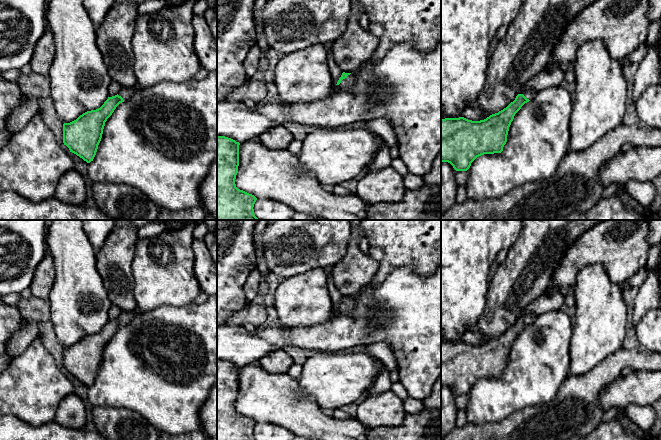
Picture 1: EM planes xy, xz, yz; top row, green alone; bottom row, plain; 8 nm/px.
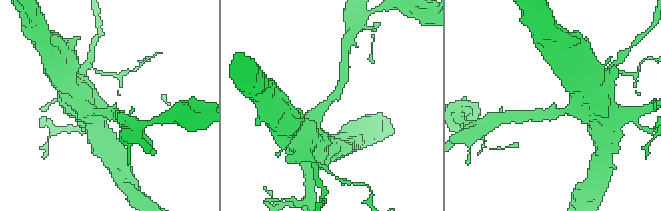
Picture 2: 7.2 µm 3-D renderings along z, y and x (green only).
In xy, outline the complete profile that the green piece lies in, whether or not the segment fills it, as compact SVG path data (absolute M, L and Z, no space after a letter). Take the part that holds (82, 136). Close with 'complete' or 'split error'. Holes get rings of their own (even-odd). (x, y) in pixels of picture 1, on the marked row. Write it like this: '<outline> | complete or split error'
M121 87L118 94L108 99L96 109L83 113L76 120L63 124L63 143L70 152L87 163L93 161L101 141L105 122L116 107L126 101L138 88Z | split error

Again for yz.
M524 90L506 108L484 120L441 119L441 162L450 163L456 171L467 171L477 157L501 153L515 114L535 95L534 90Z | split error

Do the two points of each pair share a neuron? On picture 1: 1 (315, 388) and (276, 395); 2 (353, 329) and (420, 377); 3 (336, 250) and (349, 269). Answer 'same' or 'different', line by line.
1: different
2: same
3: different

